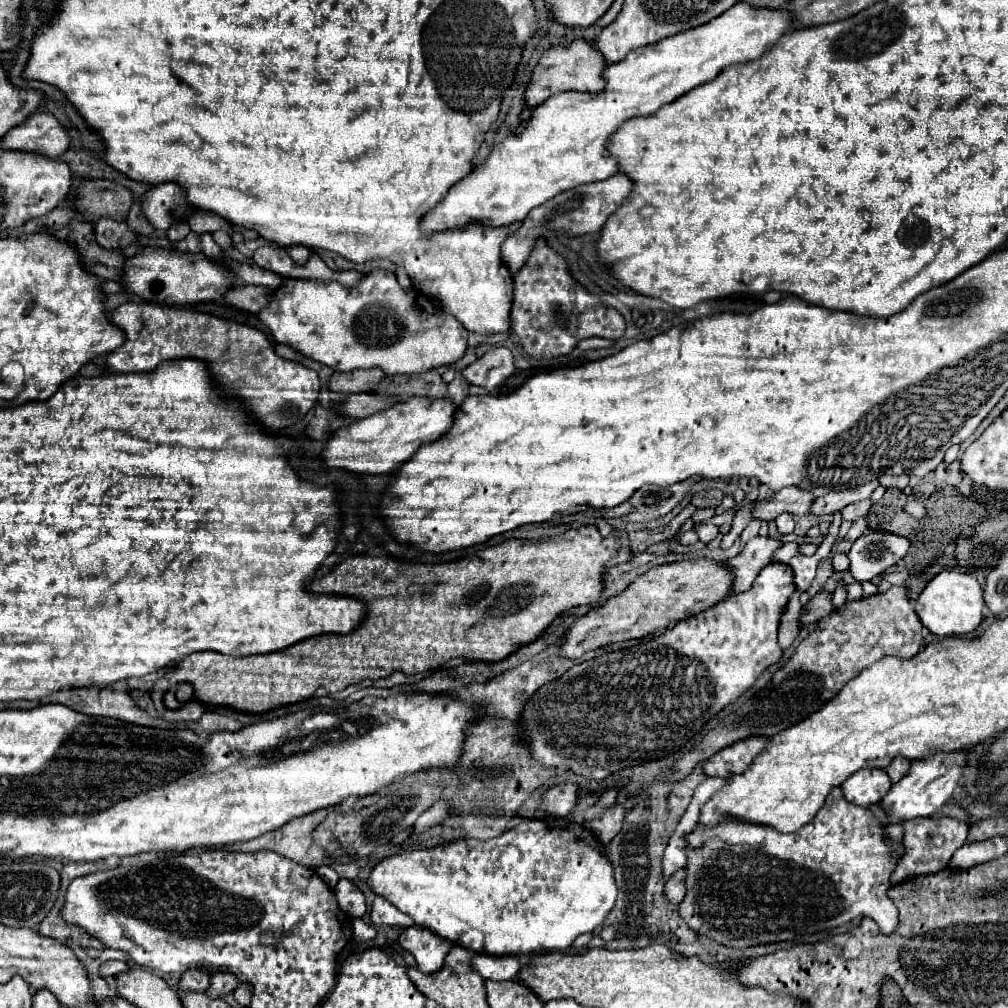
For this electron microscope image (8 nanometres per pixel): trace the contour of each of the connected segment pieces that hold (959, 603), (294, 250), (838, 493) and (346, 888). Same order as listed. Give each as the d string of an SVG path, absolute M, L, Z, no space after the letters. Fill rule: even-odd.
M943 570L937 574L915 600L915 612L925 628L937 636L955 636L973 632L983 620L983 590L977 578L961 570Z
M301 245L290 246L286 250L291 258L298 264L306 263L311 254L311 250L309 248Z
M867 482L859 488L843 488L843 490L833 490L821 498L817 498L813 502L813 508L811 508L811 514L833 514L837 510L841 510L843 506L847 504L853 504L853 502L859 502L859 500L865 500L865 498L871 498L873 490L879 486L879 482Z
M341 878L335 886L335 896L337 896L337 902L365 902L365 896L363 892L347 878Z

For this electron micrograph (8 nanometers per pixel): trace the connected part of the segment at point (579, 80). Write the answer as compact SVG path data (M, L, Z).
M575 38L569 46L553 46L551 50L547 50L541 56L539 64L535 66L533 80L525 92L525 100L531 108L531 106L537 106L543 100L551 98L557 92L569 92L569 90L599 92L601 88L605 88L605 80L603 80L605 68L607 68L605 56L599 52L599 48L595 48L595 42L591 42L591 40Z

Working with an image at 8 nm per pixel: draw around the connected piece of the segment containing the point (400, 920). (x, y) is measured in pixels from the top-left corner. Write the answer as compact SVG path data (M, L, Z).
M375 896L375 902L373 902L373 908L371 908L371 922L373 926L403 926L403 928L409 928L413 924L413 920L399 912L389 900L383 900L383 896Z

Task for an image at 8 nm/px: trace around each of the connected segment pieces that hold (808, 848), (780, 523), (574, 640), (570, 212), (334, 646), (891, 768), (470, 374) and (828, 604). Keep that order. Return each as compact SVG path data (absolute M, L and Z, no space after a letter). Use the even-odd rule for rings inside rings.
M839 786L829 794L815 820L797 832L781 834L771 826L723 816L715 828L695 824L695 830L687 834L685 852L687 894L679 904L679 916L699 936L707 936L723 946L745 950L759 944L795 940L799 936L839 928L857 916L873 918L885 936L899 926L897 908L889 900L887 890L889 876L897 864L897 854L903 854L903 848L893 848L885 840L883 824L875 820L871 810L849 804Z
M784 512L775 519L780 534L789 534L794 531L795 522L791 514Z
M709 558L681 560L673 564L653 566L643 576L639 576L627 590L609 598L603 606L591 608L581 616L569 630L567 640L561 646L561 654L567 658L579 658L589 650L643 638L651 632L671 628L679 620L713 608L731 594L731 568L725 562L715 562Z
M619 172L615 176L609 176L607 180L601 180L599 184L583 184L579 188L561 192L559 196L551 198L547 204L531 210L527 214L527 218L523 220L523 226L503 242L503 246L501 246L501 258L503 258L503 262L511 268L511 272L515 272L519 266L523 266L525 260L527 260L527 256L529 256L529 252L531 252L533 240L537 236L547 236L545 226L549 226L551 230L569 232L571 236L599 232L603 228L603 224L607 222L607 218L633 192L633 186L635 184L629 180L629 176L625 176L623 172Z
M597 526L569 528L563 534L539 540L505 540L489 546L483 552L475 552L461 560L447 564L401 564L401 560L389 554L355 554L339 562L329 574L315 578L309 586L313 592L343 592L367 602L365 620L349 634L325 634L301 640L285 650L271 654L251 656L227 656L218 652L195 652L176 663L173 672L156 682L150 689L155 708L162 717L165 709L162 697L166 691L179 683L193 684L194 698L211 706L231 706L241 712L267 712L285 704L307 700L314 696L318 686L333 694L355 684L363 678L383 678L395 670L405 674L425 672L445 664L449 658L499 662L521 646L537 640L547 626L565 610L583 604L597 604L603 590L603 572L613 556L621 550L621 538L615 534L601 536ZM267 674L281 674L275 680L267 680Z
M897 756L897 758L885 768L885 772L889 774L889 778L891 778L893 782L899 782L899 780L907 774L907 770L909 770L909 760L907 760L905 756Z
M503 346L485 352L481 358L477 358L463 370L463 376L467 378L469 384L483 386L489 392L493 392L513 374L515 374L513 354Z
M817 592L807 606L803 606L801 612L801 622L803 624L811 624L811 622L819 622L821 618L827 618L833 612L833 602L831 602L831 594L829 592Z

